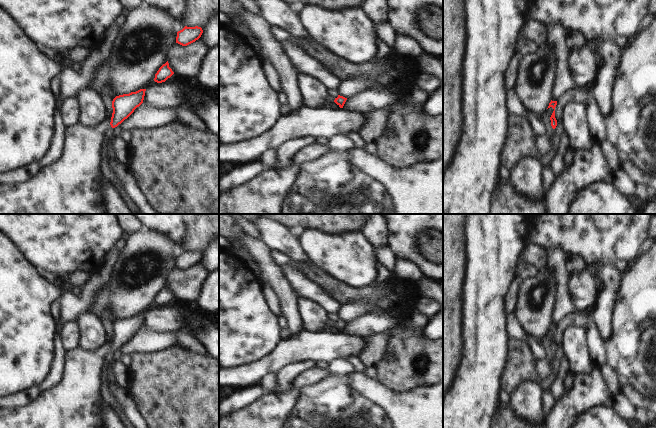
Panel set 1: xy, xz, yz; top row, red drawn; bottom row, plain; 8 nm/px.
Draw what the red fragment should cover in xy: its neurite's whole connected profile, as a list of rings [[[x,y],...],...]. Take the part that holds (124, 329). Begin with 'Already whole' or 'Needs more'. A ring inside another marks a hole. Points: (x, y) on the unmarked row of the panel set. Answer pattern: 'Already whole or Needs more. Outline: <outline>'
Needs more. Outline: [[[146,313],[116,320],[112,325],[112,341],[95,351],[80,347],[66,352],[62,381],[53,389],[41,392],[26,406],[0,410],[0,428],[107,428],[105,404],[101,395],[103,369],[107,354],[127,343],[144,324]]]

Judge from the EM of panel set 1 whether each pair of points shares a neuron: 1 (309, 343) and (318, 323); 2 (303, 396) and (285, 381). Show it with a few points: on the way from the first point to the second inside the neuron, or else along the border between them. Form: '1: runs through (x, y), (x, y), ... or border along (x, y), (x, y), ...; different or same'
1: border along (306, 328), (312, 331), (325, 330); different
2: border along (293, 387), (285, 391), (273, 392); different

